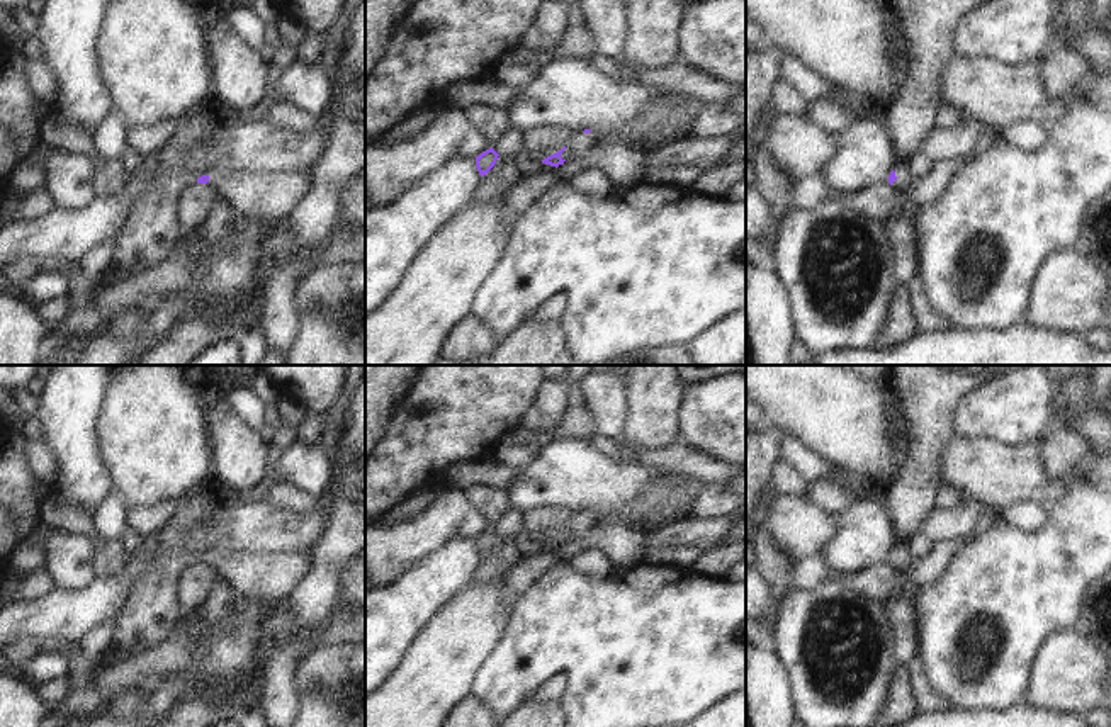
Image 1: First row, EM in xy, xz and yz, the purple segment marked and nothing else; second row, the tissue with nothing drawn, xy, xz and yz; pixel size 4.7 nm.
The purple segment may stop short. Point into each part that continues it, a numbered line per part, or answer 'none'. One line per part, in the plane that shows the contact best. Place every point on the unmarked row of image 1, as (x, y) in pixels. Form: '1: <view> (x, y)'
none.

